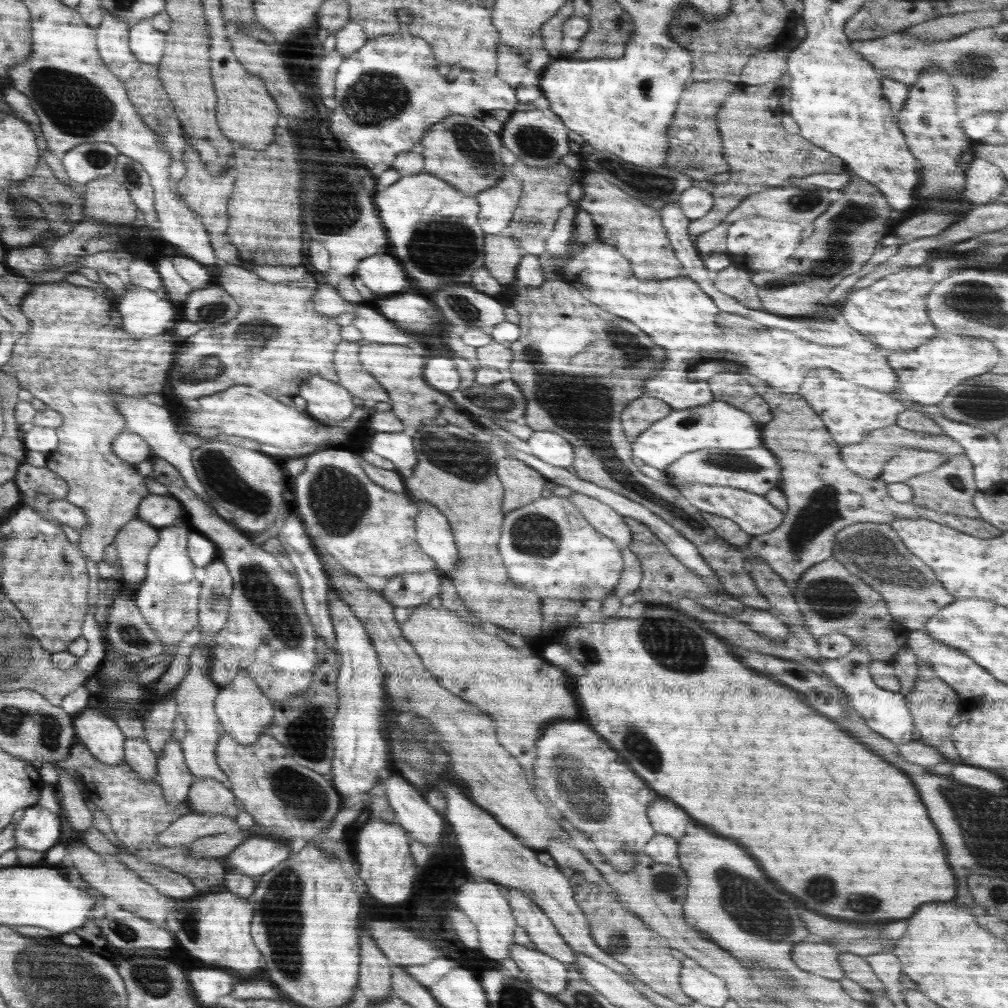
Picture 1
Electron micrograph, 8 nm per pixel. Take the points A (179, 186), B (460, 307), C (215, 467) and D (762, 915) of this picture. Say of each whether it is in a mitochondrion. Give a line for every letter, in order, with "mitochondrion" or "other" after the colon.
A: other
B: mitochondrion
C: mitochondrion
D: mitochondrion

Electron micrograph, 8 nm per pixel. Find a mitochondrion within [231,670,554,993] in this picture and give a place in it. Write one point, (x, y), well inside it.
(282, 916)

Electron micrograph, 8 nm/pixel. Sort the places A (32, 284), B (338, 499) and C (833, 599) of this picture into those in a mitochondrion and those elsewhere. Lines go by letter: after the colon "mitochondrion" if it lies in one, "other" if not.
A: other
B: mitochondrion
C: mitochondrion

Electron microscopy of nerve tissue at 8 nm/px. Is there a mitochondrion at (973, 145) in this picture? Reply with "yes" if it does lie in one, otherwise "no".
no

